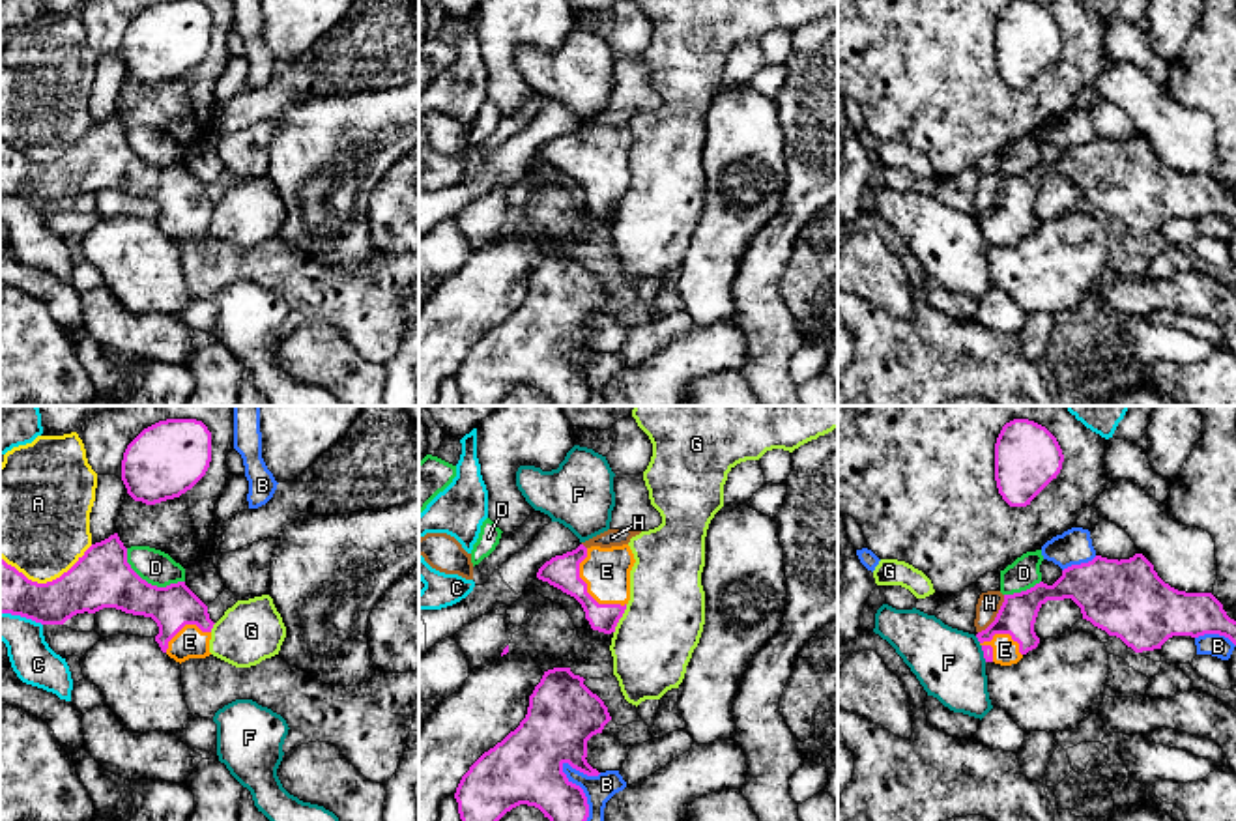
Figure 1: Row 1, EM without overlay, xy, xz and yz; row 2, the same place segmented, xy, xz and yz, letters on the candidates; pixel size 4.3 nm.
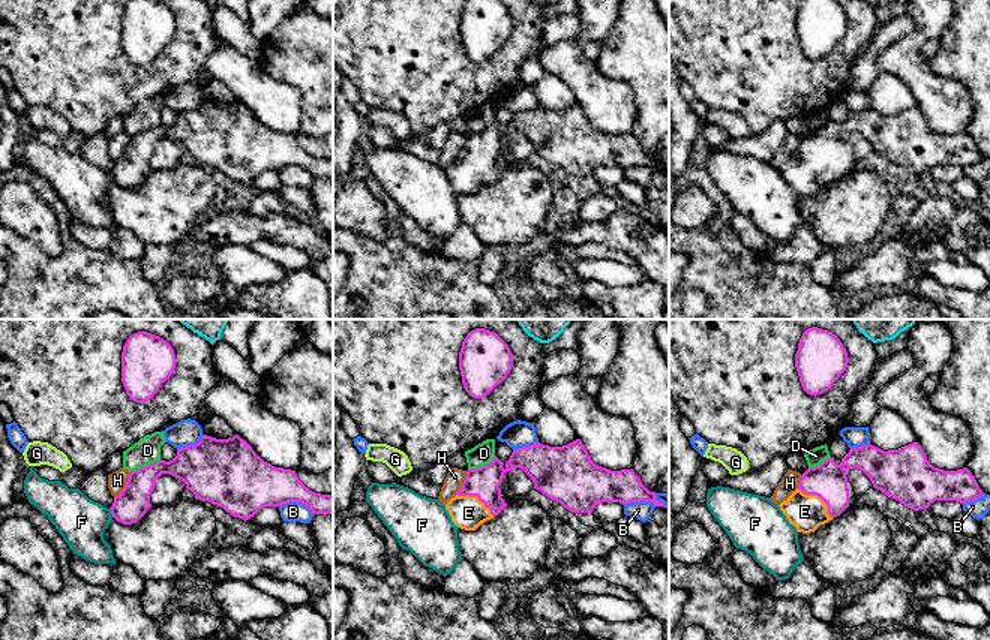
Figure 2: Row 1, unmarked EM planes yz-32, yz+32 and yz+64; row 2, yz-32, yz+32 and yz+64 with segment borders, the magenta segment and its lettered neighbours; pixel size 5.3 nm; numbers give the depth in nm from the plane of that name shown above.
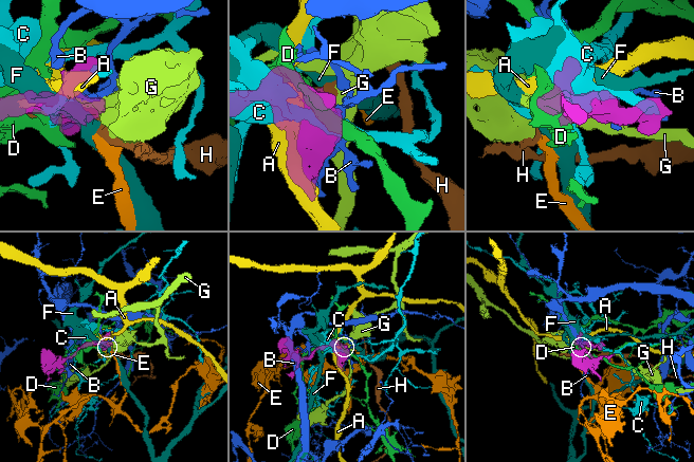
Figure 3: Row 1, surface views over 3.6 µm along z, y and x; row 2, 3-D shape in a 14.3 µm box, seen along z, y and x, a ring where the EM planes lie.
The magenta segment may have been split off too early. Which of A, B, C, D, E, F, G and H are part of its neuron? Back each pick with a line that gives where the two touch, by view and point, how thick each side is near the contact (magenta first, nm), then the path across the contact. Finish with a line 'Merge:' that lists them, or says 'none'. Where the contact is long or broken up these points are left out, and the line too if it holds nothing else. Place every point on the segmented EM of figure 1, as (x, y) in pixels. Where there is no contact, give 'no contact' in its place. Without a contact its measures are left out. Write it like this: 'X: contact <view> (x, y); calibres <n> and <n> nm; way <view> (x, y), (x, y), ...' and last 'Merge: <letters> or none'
E: contact xz (586, 588); calibres 140 and 200 nm; way xz (563, 571), (571, 573), (586, 588), (606, 571)
Merge: E

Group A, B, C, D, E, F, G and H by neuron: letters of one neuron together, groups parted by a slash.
A / B / C / D / E / F / G / H

